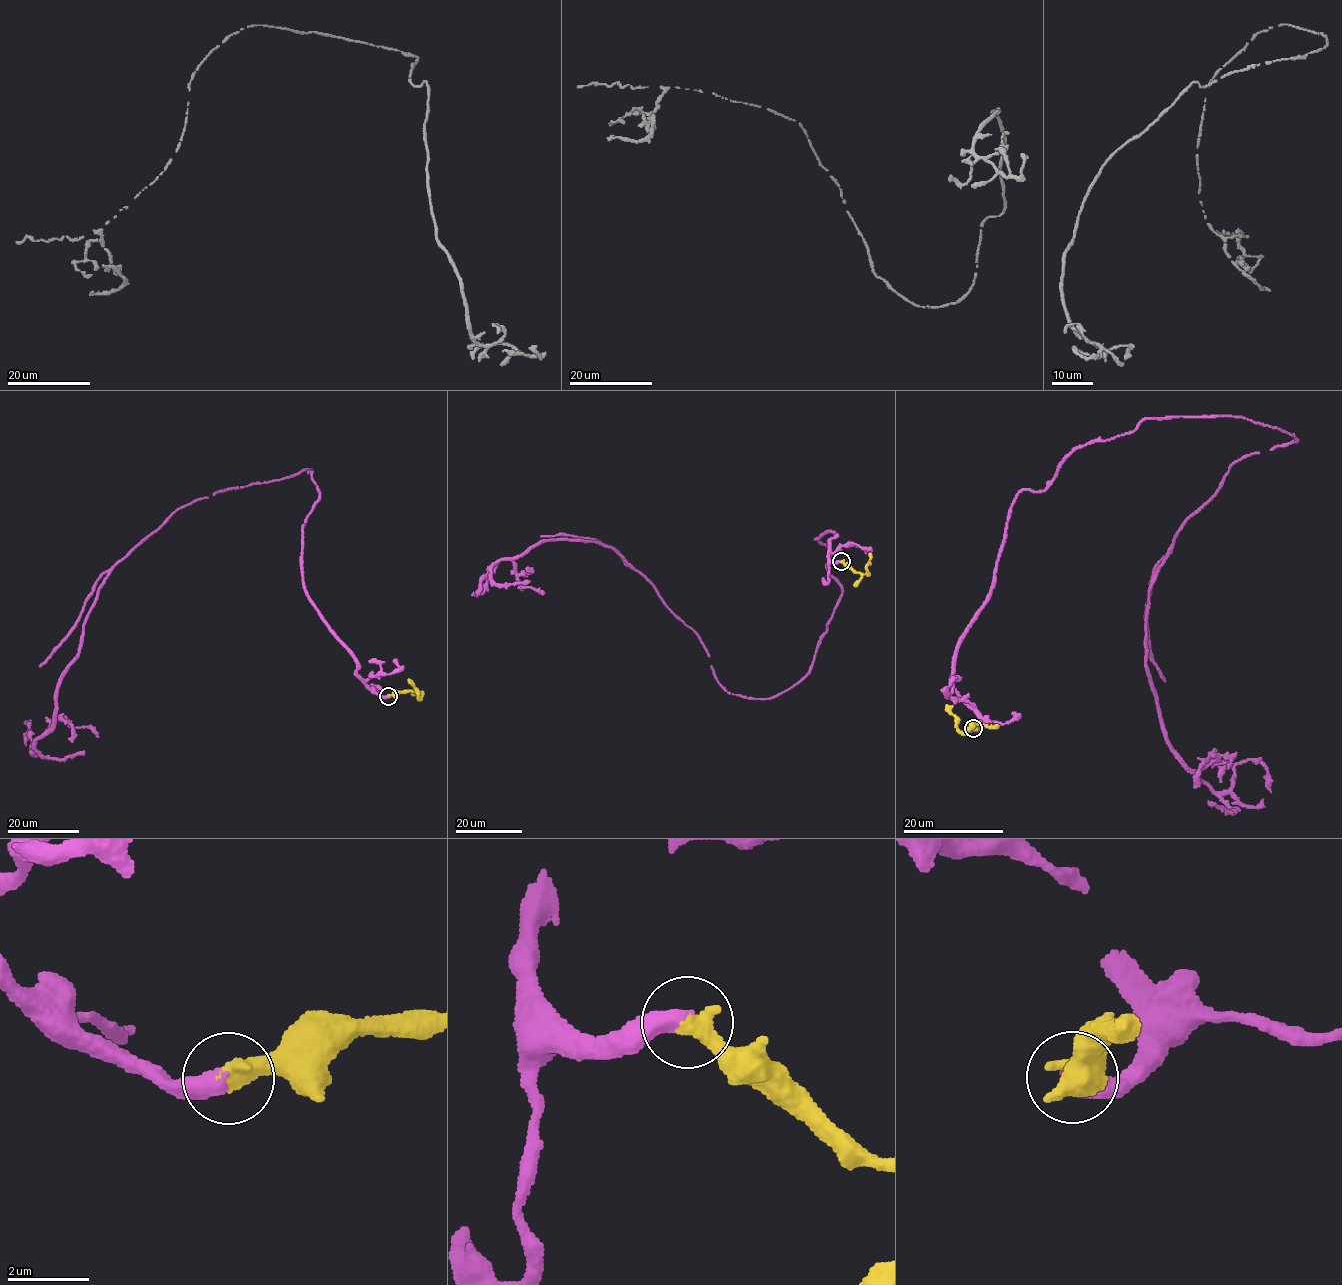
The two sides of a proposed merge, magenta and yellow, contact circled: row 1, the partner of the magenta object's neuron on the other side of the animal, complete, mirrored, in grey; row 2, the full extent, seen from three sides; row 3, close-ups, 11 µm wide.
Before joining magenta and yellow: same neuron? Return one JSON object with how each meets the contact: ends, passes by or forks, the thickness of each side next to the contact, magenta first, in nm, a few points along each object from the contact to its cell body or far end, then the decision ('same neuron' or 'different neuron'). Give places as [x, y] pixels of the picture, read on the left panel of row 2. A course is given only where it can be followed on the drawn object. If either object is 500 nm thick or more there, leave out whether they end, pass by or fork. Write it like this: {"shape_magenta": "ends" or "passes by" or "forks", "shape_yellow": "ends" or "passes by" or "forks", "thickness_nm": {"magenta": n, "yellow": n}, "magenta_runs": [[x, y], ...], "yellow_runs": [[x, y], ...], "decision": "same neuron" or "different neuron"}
{"thickness_nm": {"magenta": 480, "yellow": 500}, "magenta_runs": [[388, 696], [305, 589], [320, 496], [303, 469], [181, 506], [116, 563], [26, 745]], "yellow_runs": [[388, 696], [407, 691], [420, 695], [417, 697], [417, 689], [408, 679]], "decision": "same neuron"}

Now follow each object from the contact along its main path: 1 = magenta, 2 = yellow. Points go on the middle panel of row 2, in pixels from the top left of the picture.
1: (841, 561), (815, 539), (840, 598), (765, 699), (597, 542), (502, 558), (472, 595)
2: (841, 561), (856, 572), (866, 574), (870, 553)

